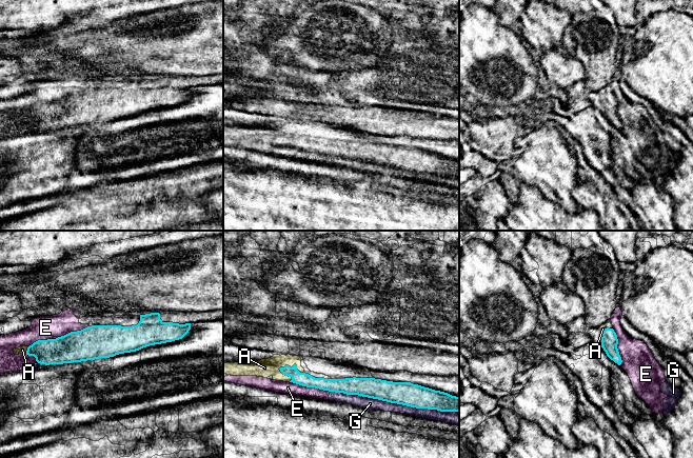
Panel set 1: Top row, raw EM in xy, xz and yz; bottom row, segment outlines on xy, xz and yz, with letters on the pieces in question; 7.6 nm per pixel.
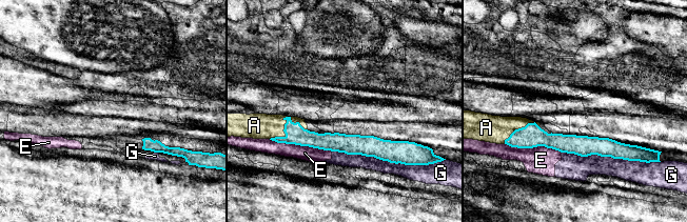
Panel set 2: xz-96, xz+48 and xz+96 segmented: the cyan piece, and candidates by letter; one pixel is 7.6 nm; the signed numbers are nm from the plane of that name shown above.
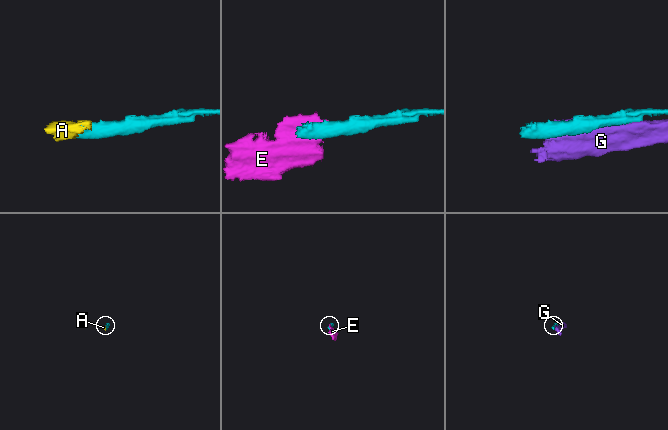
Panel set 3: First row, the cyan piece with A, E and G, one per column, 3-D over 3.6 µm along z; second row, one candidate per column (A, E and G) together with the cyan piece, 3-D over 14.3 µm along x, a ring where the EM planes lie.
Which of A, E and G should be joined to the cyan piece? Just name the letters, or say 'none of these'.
A

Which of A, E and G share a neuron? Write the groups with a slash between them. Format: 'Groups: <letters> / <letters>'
Groups: A / E G

